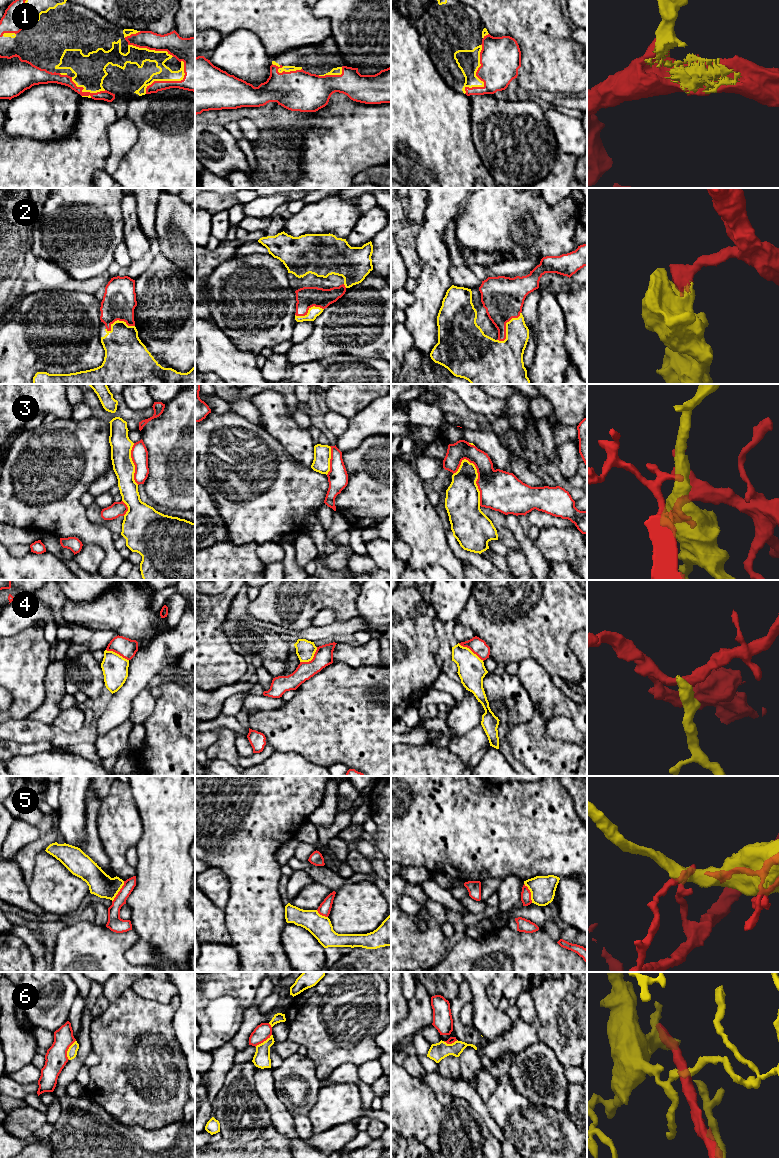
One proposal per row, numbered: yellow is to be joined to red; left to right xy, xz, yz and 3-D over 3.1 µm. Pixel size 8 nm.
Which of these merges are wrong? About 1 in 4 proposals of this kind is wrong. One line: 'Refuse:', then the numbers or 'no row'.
Refuse: 3, 4, 5, 6

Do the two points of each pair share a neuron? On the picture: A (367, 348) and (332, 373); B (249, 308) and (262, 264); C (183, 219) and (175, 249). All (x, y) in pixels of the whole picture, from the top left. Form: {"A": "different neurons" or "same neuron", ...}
{"A": "different neurons", "B": "same neuron", "C": "same neuron"}

